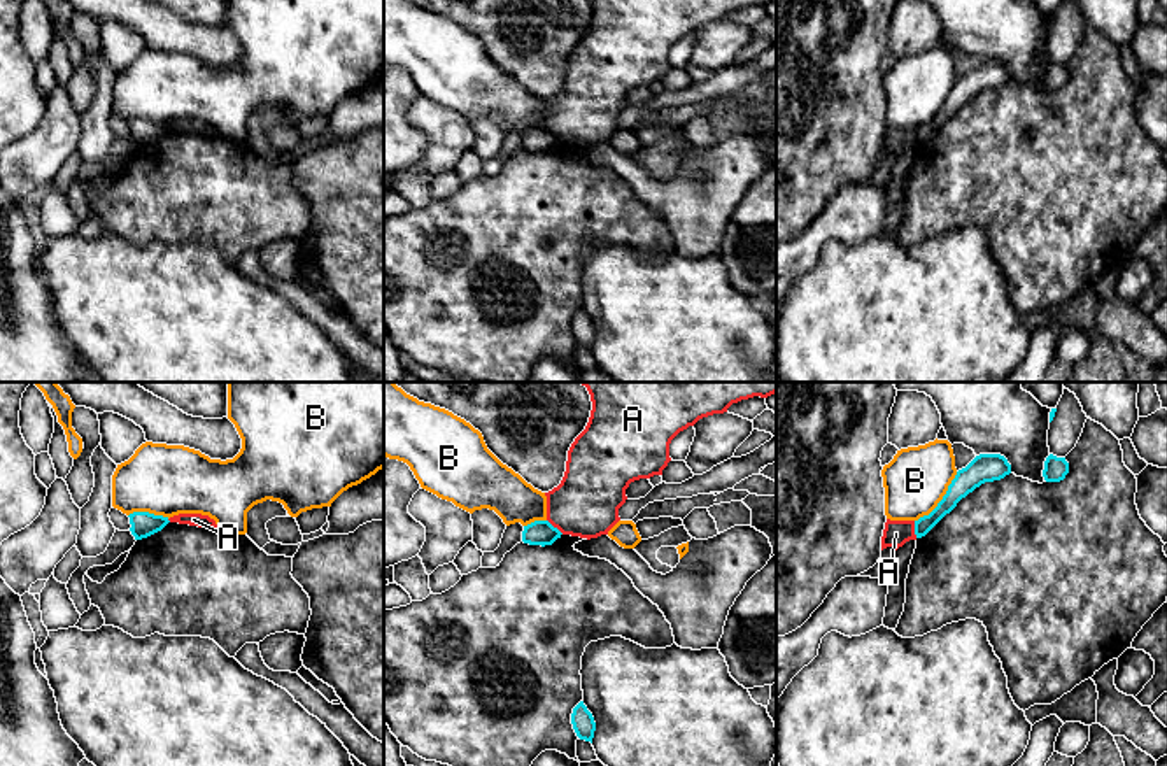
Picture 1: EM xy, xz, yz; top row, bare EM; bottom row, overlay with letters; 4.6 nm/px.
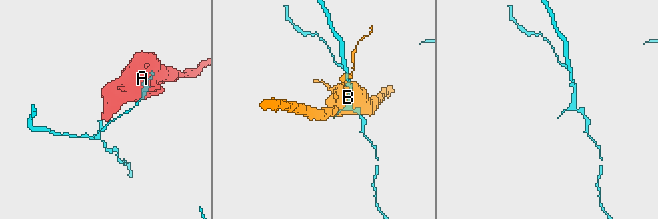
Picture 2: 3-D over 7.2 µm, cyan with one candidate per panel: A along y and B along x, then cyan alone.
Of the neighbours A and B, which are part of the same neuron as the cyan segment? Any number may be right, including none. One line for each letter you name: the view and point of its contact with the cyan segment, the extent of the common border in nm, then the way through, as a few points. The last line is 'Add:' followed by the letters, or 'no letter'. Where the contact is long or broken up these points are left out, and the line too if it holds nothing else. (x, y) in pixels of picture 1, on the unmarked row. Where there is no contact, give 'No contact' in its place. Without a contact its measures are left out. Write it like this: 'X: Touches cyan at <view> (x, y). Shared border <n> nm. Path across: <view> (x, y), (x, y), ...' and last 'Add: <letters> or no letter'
Add: no letter

